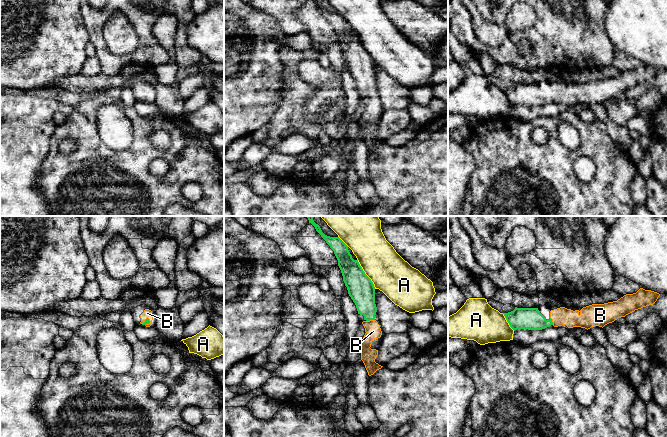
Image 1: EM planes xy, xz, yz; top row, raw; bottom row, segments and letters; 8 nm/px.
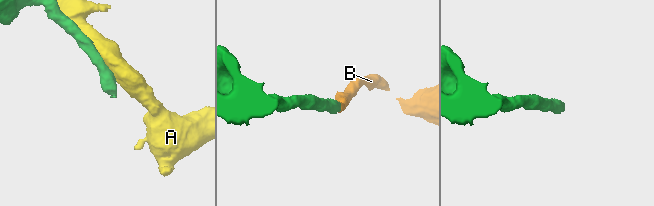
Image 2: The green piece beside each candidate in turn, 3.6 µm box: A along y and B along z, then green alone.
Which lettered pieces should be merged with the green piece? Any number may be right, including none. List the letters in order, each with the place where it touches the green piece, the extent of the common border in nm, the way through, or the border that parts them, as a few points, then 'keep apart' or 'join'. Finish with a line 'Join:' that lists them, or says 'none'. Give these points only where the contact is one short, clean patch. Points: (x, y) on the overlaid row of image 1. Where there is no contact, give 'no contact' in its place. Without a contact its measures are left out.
A: contact xz (365, 274); length 280 nm; keep apart
B: contact xz (370, 319); length 70 nm; join
Join: B

